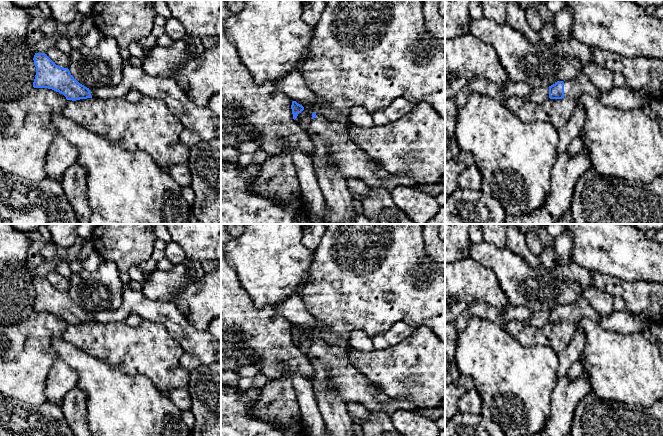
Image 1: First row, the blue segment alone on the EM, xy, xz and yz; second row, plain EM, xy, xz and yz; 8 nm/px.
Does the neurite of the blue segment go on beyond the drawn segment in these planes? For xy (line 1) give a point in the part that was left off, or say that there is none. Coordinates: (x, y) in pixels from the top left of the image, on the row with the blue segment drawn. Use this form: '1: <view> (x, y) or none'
1: none

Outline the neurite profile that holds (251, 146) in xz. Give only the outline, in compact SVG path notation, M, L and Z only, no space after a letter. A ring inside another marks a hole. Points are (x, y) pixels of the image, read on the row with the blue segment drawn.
M254 140L243 142L237 147L237 150L240 154L242 153L252 153L253 154L259 149L260 149L259 143L257 143Z

